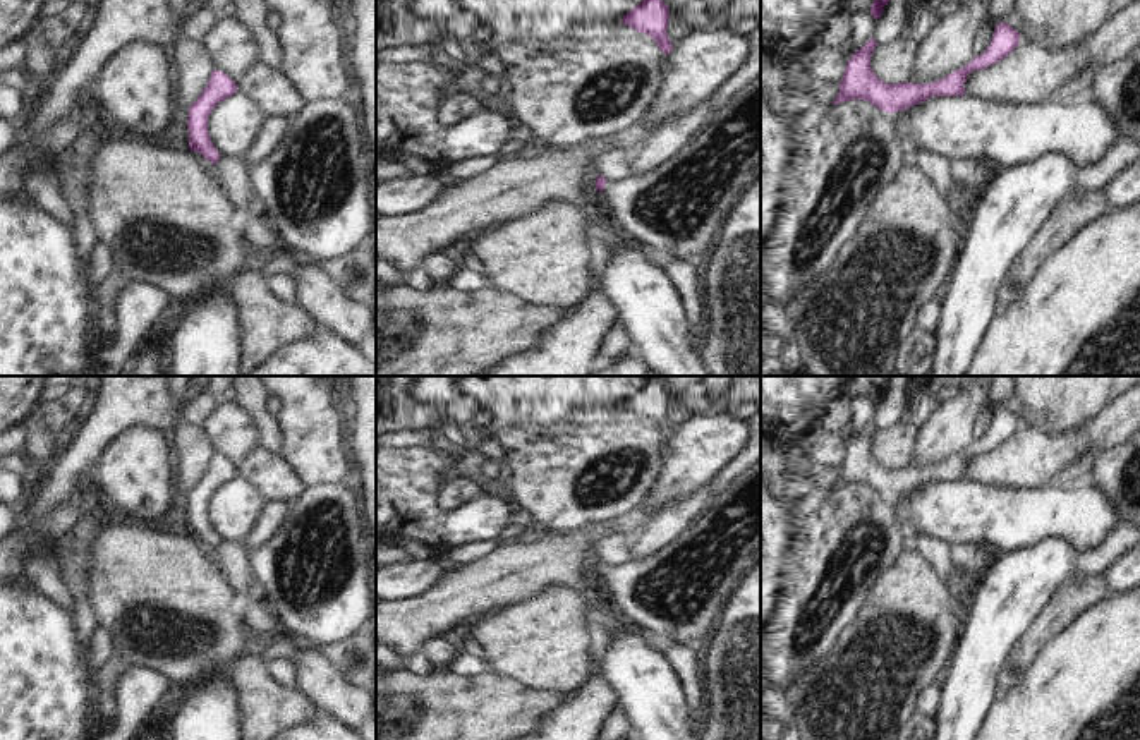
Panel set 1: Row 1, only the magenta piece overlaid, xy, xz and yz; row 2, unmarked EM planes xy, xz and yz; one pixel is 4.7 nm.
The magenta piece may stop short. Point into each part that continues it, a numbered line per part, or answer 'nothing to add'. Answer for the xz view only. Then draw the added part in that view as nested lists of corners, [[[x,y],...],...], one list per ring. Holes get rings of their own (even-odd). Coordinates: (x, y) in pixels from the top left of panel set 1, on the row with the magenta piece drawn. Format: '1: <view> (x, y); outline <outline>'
1: xz (675, 210); outline [[[761,76],[740,88],[687,141],[676,156],[644,177],[606,182],[608,215],[637,246],[695,263],[761,165]]]

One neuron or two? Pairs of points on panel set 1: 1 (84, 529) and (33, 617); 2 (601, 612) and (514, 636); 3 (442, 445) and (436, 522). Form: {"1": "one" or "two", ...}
{"1": "two", "2": "two", "3": "two"}

